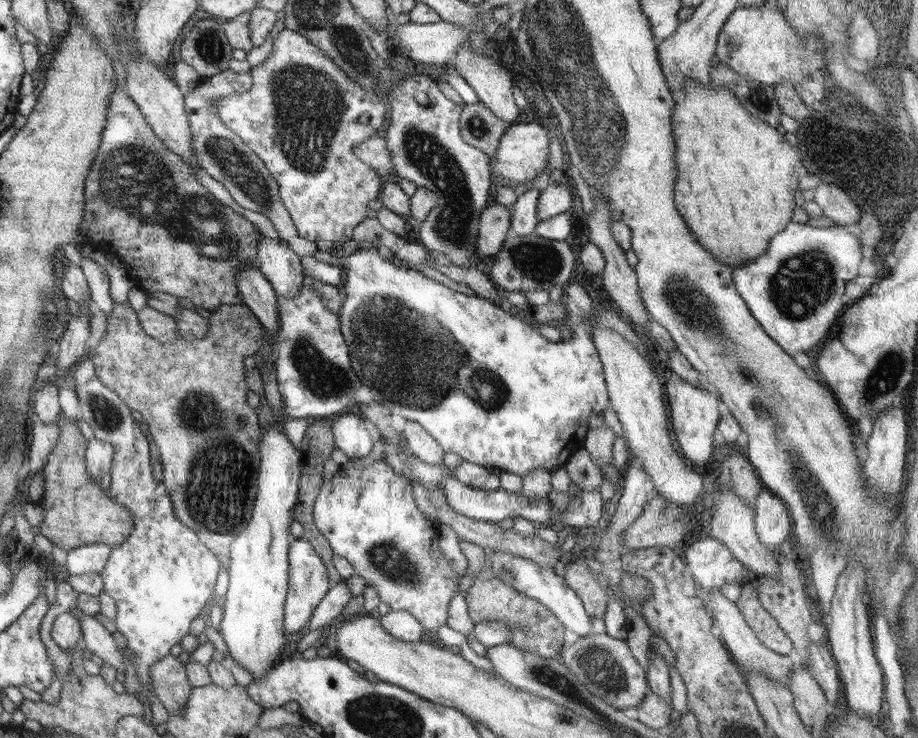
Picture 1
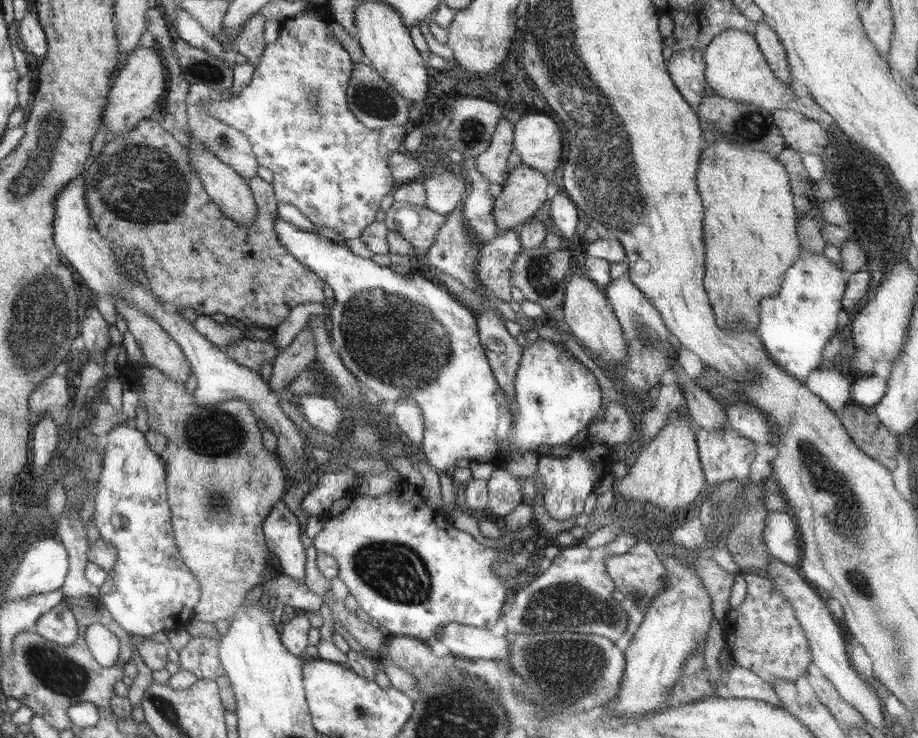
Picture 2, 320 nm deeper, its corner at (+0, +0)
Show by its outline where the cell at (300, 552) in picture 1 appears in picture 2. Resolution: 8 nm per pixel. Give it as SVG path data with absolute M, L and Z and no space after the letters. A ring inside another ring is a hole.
M279 502L261 527L265 530L266 543L276 555L283 576L305 582L306 552L300 542L300 521L290 508Z

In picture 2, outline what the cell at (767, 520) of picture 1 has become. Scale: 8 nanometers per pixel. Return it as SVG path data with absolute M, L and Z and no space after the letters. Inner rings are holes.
M770 512L765 521L763 540L767 552L792 567L801 562L801 540L790 512Z

